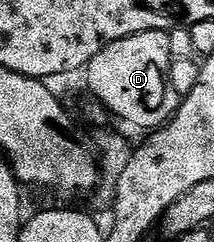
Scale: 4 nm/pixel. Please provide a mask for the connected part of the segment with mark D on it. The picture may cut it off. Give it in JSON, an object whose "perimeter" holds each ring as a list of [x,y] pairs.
{"perimeter":[[[151,30],[140,34],[130,34],[116,42],[110,42],[85,67],[87,86],[91,89],[94,101],[107,110],[108,115],[120,118],[131,126],[140,126],[143,132],[154,132],[167,125],[179,109],[180,94],[169,84],[169,68],[173,59],[170,54],[170,36],[165,30]]]}

